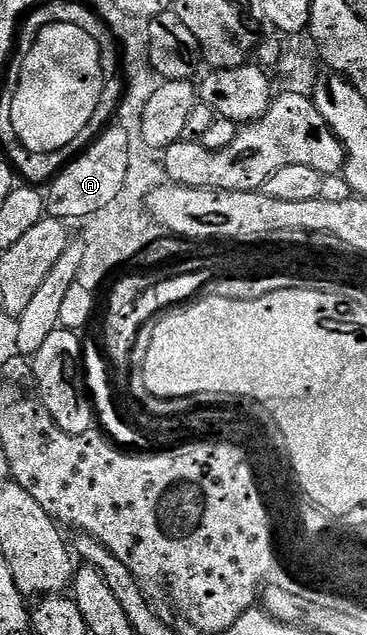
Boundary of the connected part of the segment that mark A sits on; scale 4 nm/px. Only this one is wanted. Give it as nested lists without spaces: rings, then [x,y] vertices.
[[[117,124],[105,129],[87,150],[73,158],[52,179],[46,190],[47,213],[61,220],[69,220],[68,218],[85,220],[92,213],[106,208],[122,192],[123,182],[126,180],[127,160],[128,135],[126,132]]]

